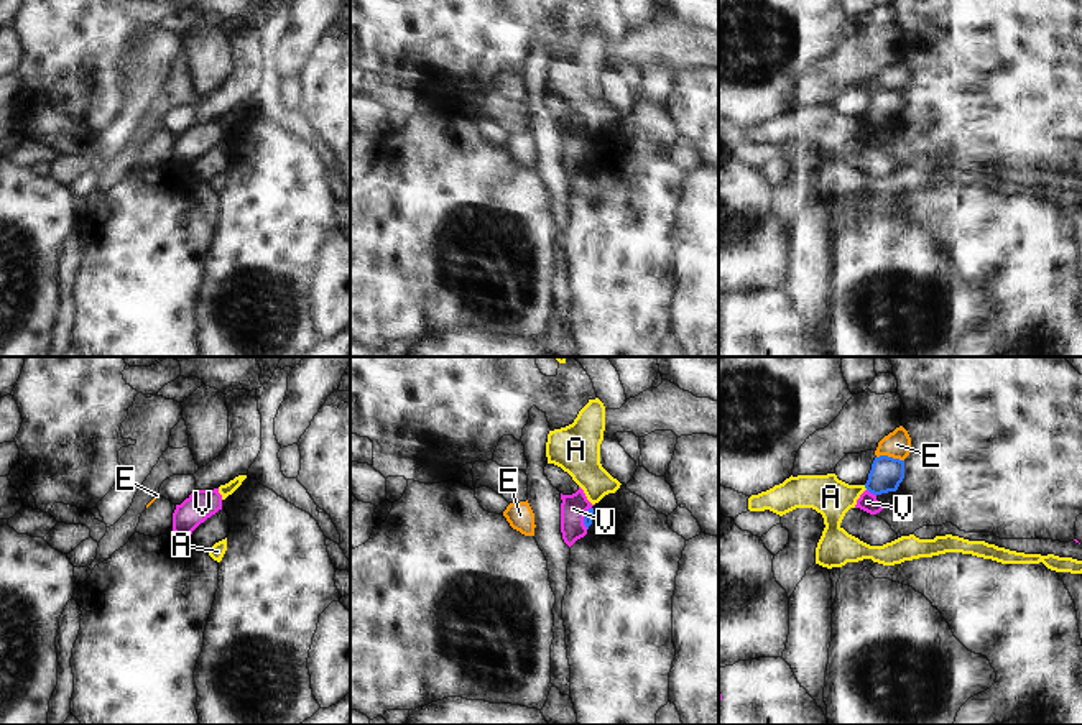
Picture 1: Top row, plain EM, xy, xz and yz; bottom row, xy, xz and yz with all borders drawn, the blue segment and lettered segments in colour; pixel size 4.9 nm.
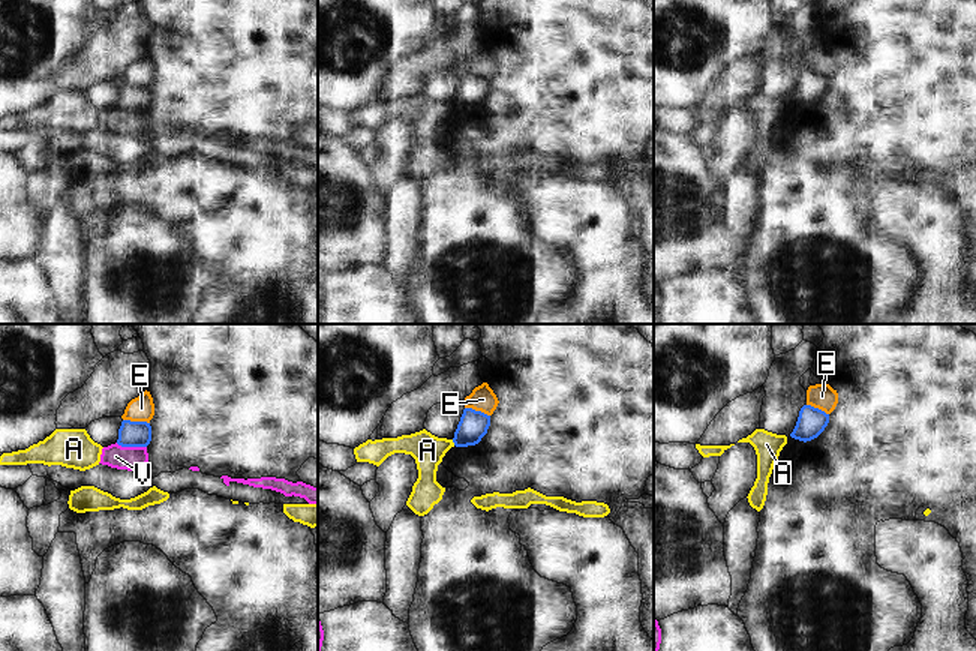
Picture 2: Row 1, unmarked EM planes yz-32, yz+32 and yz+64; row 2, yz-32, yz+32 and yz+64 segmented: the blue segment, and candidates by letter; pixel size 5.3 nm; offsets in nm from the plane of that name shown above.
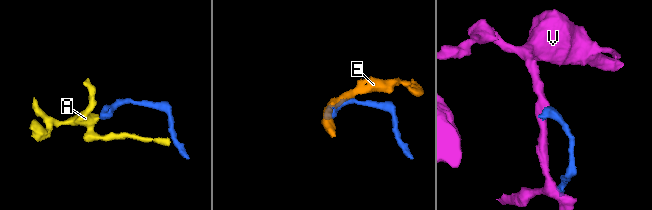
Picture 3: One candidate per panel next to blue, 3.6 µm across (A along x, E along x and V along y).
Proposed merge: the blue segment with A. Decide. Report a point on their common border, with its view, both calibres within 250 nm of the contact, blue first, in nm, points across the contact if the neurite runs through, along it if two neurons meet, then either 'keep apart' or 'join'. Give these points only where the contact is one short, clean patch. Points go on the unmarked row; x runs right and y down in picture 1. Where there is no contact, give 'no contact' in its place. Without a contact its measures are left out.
contact yz (865, 119); calibres 160 and 190 nm; border yz (864, 117), (867, 120); keep apart

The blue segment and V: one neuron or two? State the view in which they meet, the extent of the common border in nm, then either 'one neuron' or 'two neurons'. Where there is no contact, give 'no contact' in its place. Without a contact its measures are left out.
contact in yz; length 60 nm; two neurons

